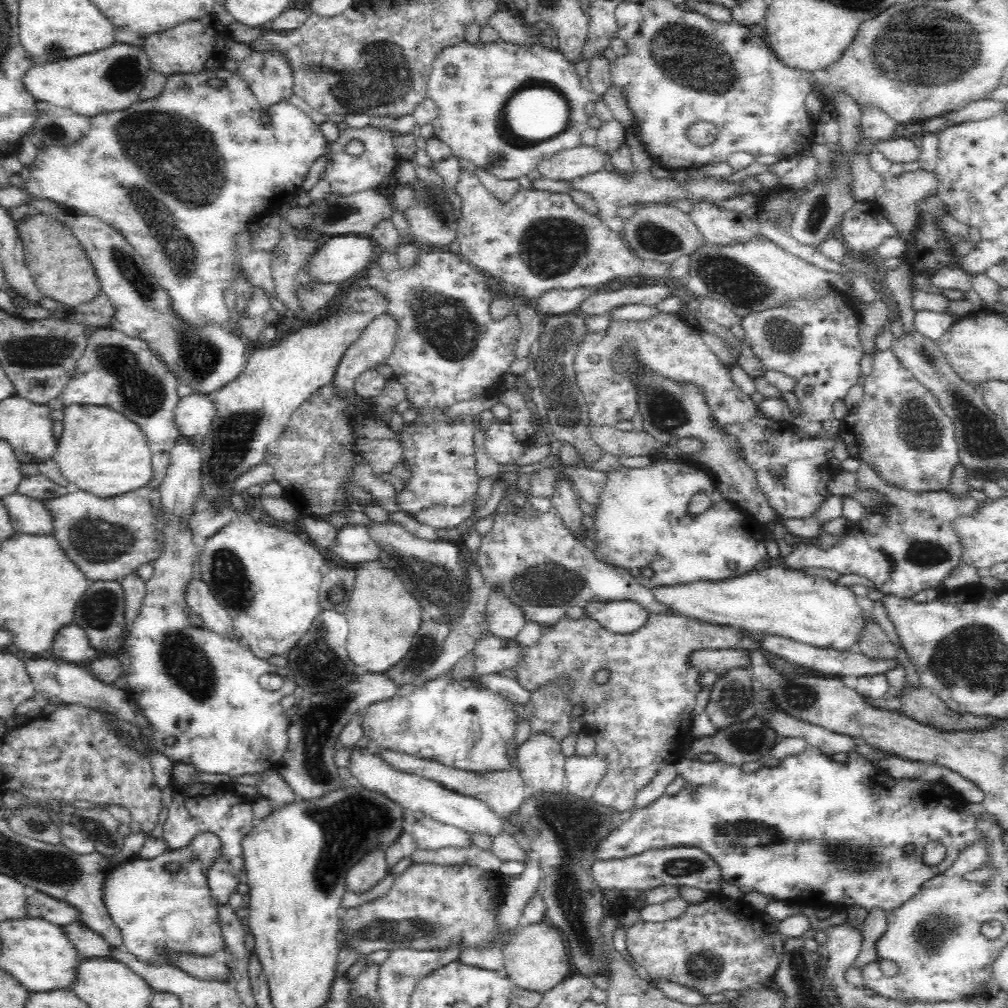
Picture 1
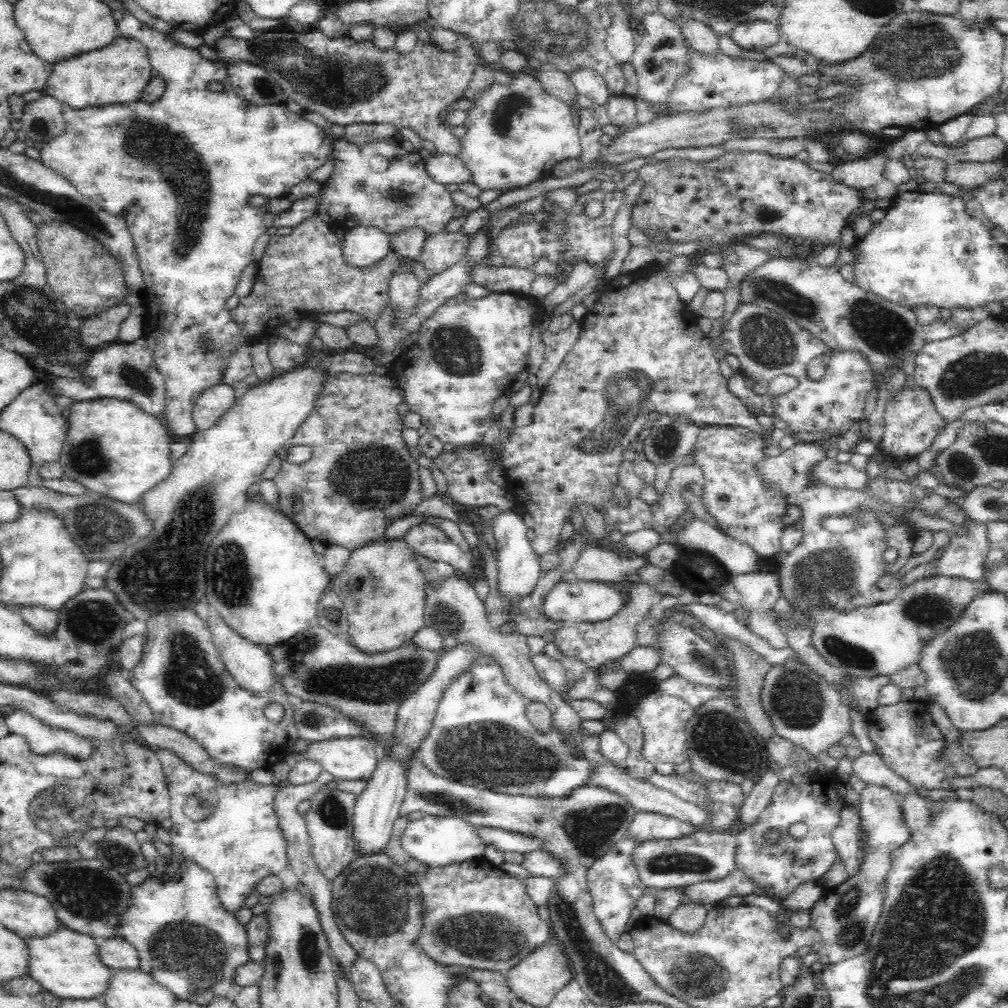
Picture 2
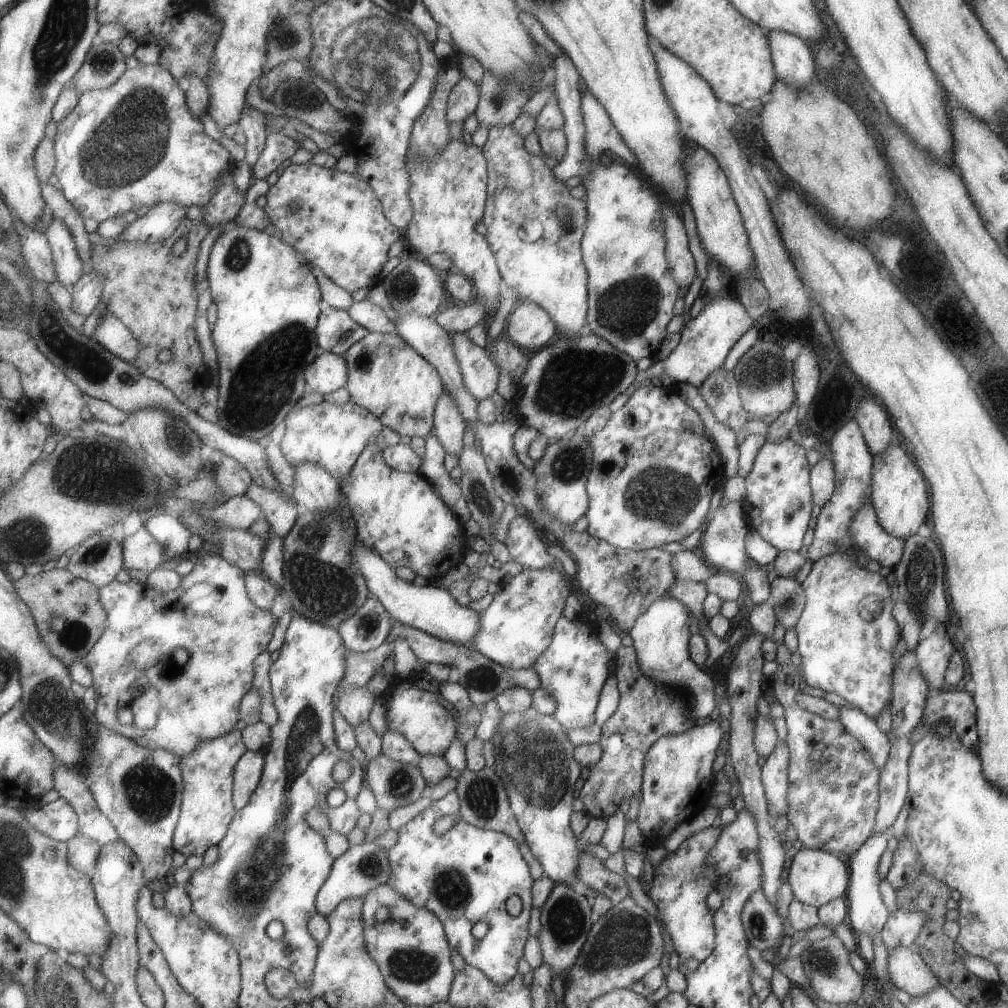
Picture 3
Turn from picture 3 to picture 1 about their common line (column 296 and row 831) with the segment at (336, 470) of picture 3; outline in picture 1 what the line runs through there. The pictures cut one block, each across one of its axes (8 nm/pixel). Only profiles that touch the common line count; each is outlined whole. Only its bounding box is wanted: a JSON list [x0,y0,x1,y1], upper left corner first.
[412,815,472,849]

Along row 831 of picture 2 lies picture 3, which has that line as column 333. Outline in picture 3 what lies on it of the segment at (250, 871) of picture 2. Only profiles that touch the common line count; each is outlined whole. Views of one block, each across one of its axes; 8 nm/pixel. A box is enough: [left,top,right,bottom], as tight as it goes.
[263,162,403,293]

